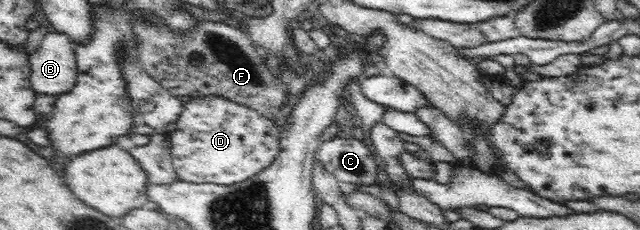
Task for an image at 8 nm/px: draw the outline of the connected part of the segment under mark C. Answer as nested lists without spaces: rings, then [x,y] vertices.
[[[334,136],[330,140],[324,140],[320,142],[320,148],[315,154],[315,160],[317,163],[324,165],[329,173],[334,175],[334,178],[338,180],[344,187],[353,186],[374,186],[378,182],[378,167],[370,149],[363,141],[358,139],[340,139],[340,137]]]

